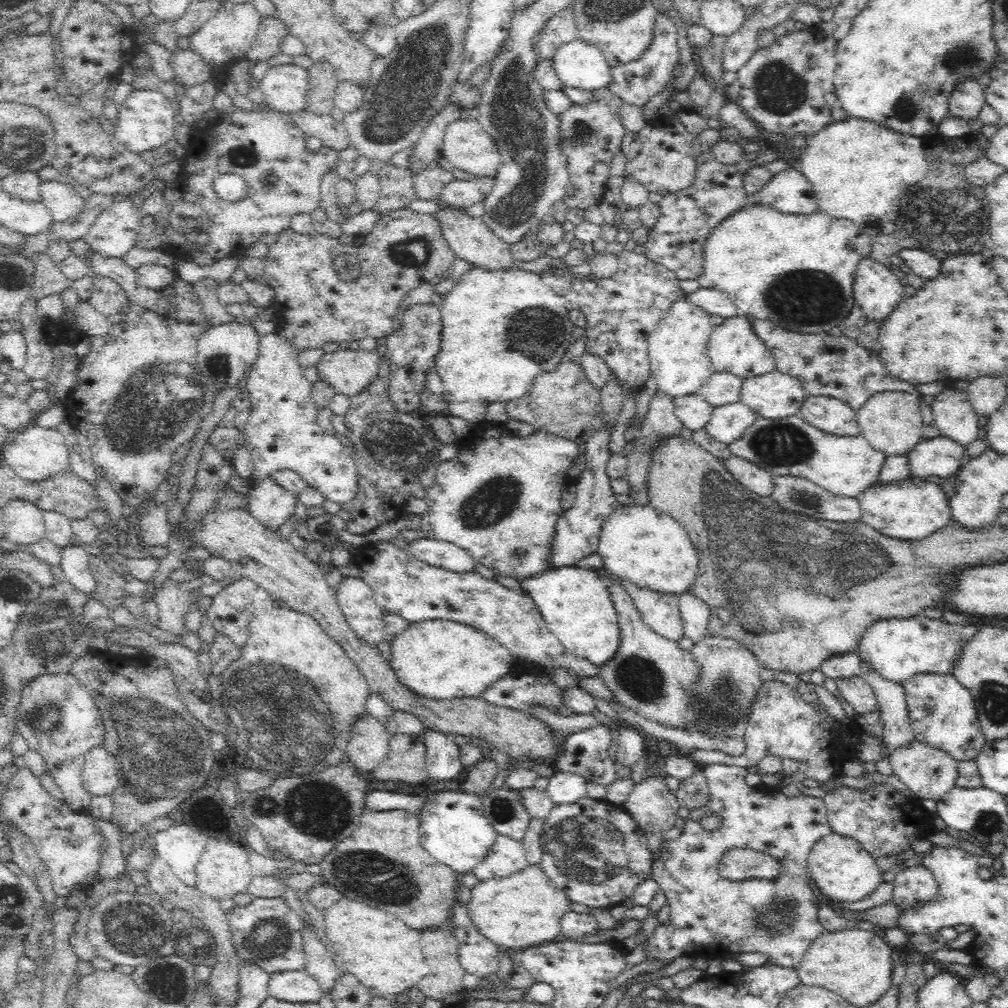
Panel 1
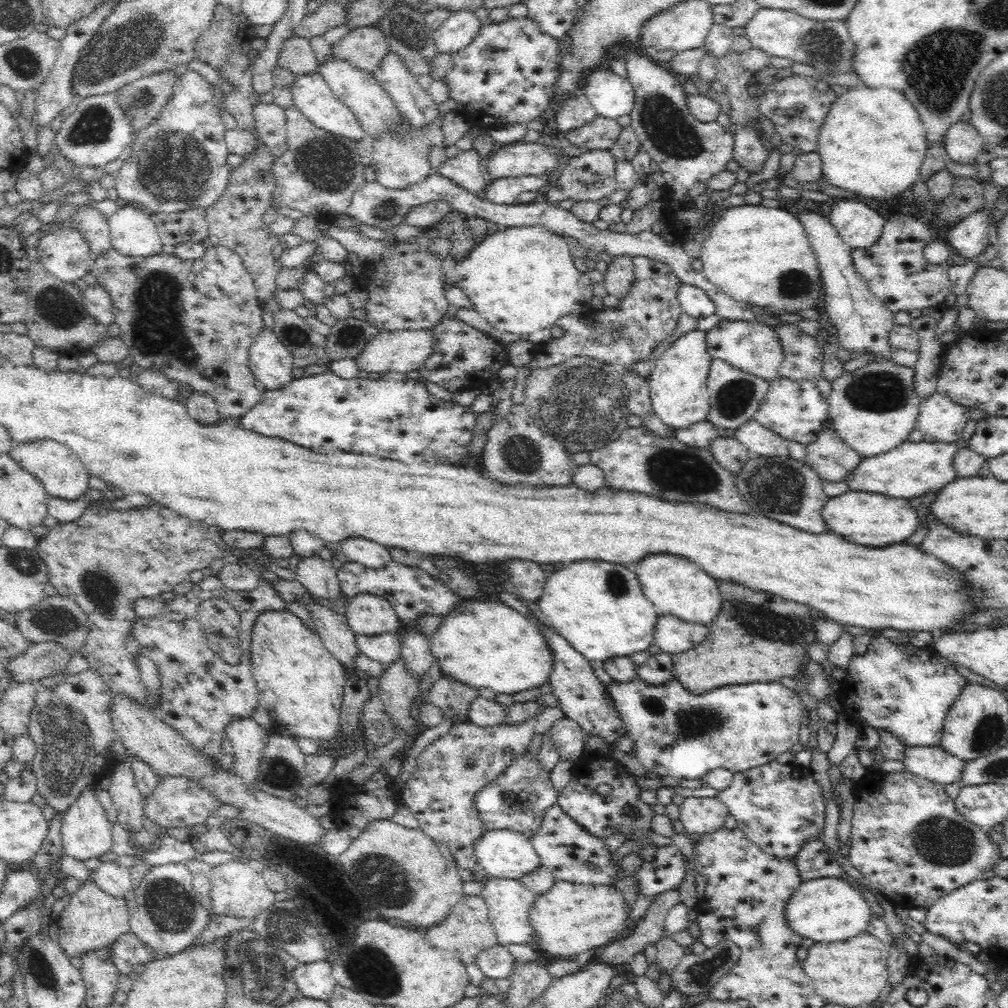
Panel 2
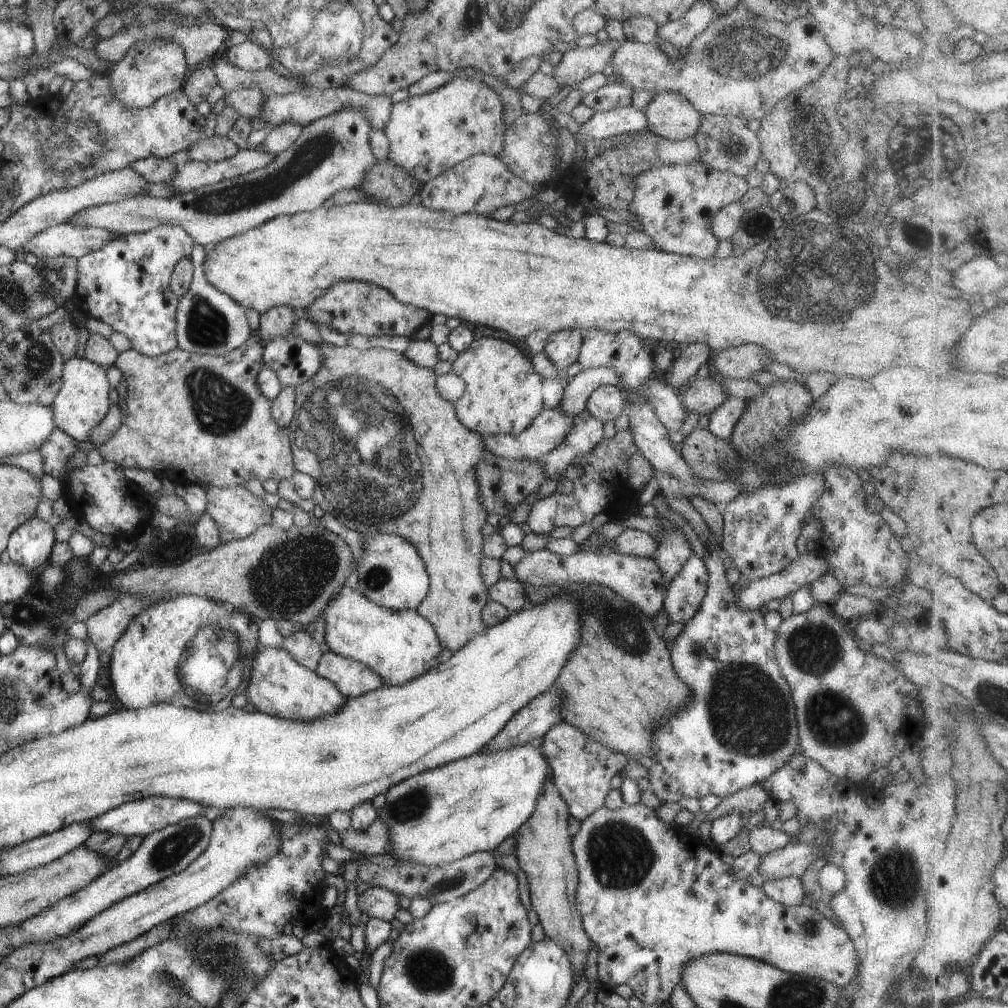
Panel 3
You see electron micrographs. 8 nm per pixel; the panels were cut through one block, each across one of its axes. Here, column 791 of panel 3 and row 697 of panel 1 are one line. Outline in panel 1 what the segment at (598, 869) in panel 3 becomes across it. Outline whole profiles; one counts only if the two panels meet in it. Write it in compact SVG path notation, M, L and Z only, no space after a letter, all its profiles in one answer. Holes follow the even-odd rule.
M953 674L914 675L901 685L915 740L950 755L957 762L974 761L987 740L970 690Z

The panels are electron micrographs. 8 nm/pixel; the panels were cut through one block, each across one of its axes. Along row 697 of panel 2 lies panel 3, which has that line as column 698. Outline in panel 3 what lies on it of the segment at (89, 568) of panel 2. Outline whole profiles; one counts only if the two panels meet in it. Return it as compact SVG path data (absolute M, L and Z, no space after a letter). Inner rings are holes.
M703 114L699 118L699 126L693 134L693 139L699 149L699 161L709 166L710 169L740 177L744 177L747 172L753 170L760 156L760 144L756 132L748 129L745 123L746 121L733 115Z

